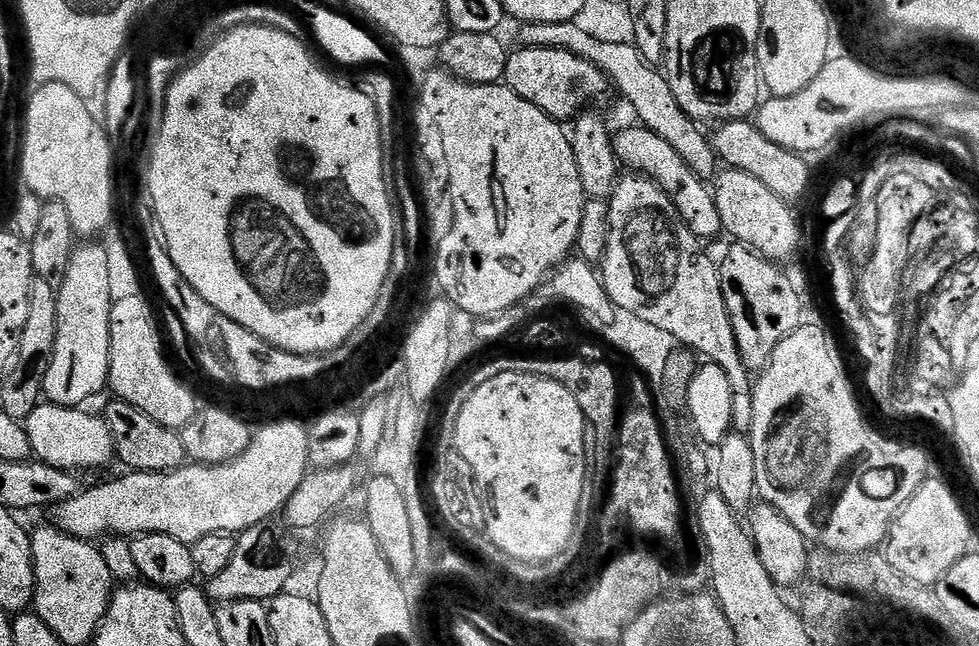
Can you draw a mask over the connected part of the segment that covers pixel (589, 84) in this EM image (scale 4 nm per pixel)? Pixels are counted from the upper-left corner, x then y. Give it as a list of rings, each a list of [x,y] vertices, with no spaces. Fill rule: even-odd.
[[[523,46],[509,51],[503,83],[507,84],[509,88],[512,88],[514,94],[526,98],[526,102],[534,102],[534,106],[538,106],[538,110],[542,110],[548,116],[552,117],[552,119],[561,122],[571,121],[589,106],[595,105],[592,103],[594,103],[604,91],[609,91],[610,88],[608,79],[606,79],[594,65],[590,62],[586,62],[582,58],[578,58],[574,54],[570,54],[566,50],[525,48]]]

